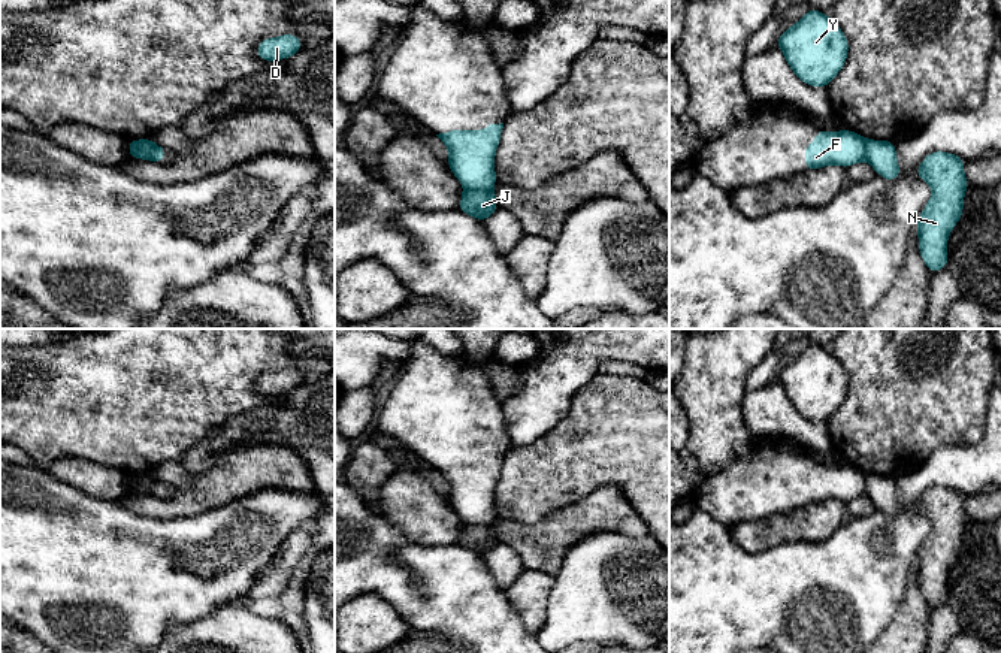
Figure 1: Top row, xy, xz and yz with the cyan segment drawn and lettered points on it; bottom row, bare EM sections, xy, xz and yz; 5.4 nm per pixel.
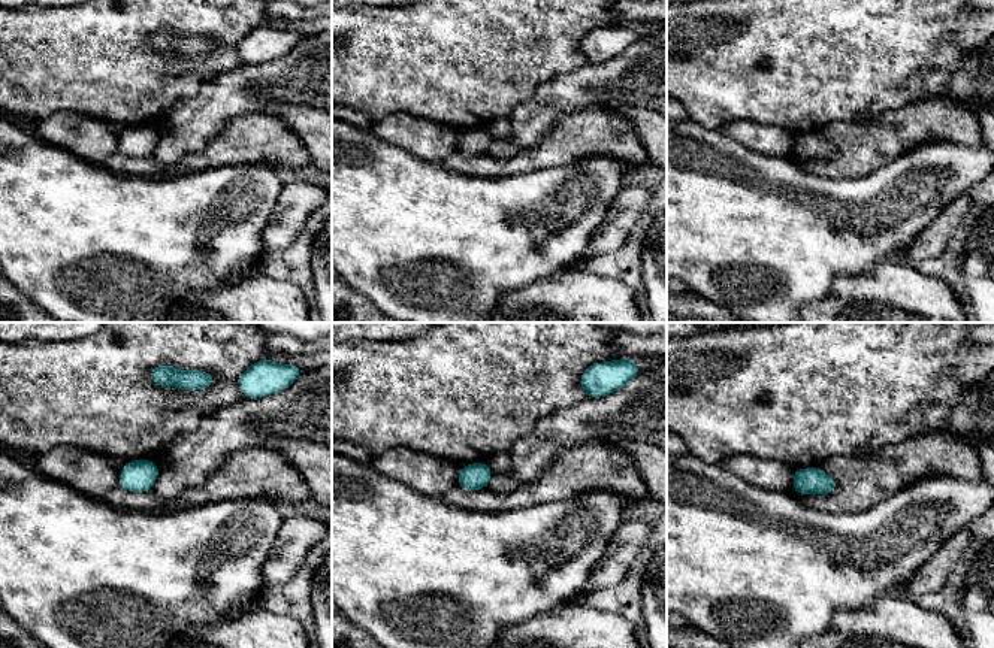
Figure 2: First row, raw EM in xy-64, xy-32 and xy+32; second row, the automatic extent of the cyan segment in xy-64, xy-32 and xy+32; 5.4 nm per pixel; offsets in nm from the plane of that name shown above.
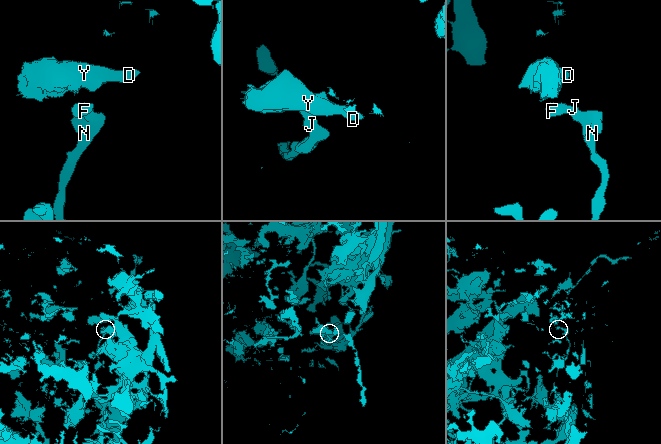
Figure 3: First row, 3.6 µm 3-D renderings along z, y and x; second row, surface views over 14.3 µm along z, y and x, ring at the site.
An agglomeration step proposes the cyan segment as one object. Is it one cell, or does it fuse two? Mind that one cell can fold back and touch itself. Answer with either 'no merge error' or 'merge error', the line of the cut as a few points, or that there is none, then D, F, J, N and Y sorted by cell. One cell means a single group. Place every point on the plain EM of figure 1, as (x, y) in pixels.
merge error; cut xy (154, 478), (141, 478), (141, 493); groups D F Y / J N

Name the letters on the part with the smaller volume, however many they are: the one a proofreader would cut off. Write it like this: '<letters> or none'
J, N

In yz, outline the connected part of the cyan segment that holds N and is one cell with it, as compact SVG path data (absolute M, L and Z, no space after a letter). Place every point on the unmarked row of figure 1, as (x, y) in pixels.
M934 486L925 490L914 507L932 524L916 562L919 587L929 607L940 607L949 596L949 568L962 551L968 522L964 498L965 495L956 489Z

